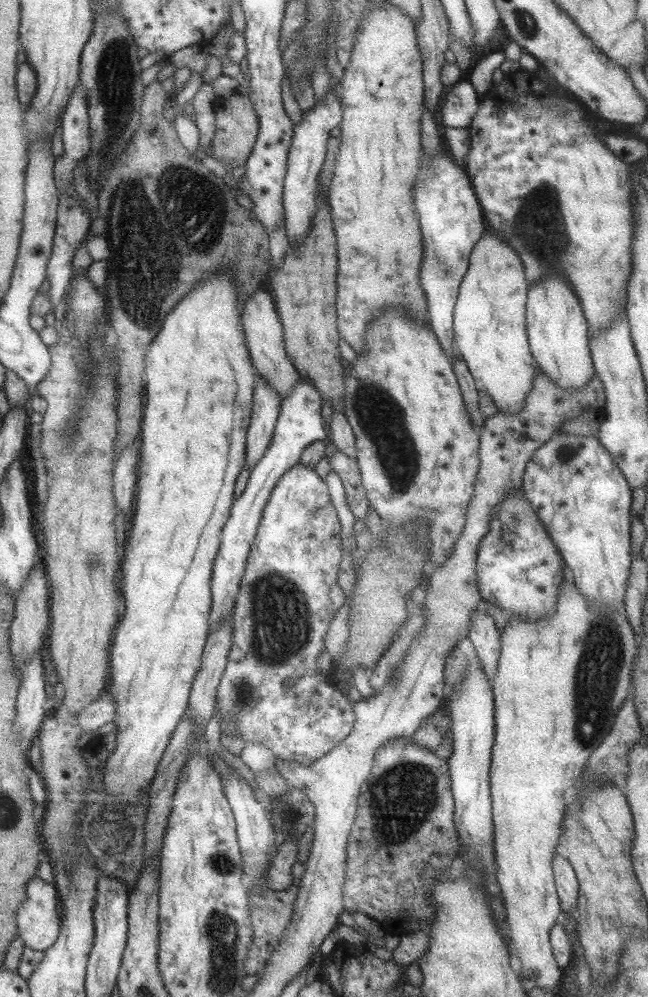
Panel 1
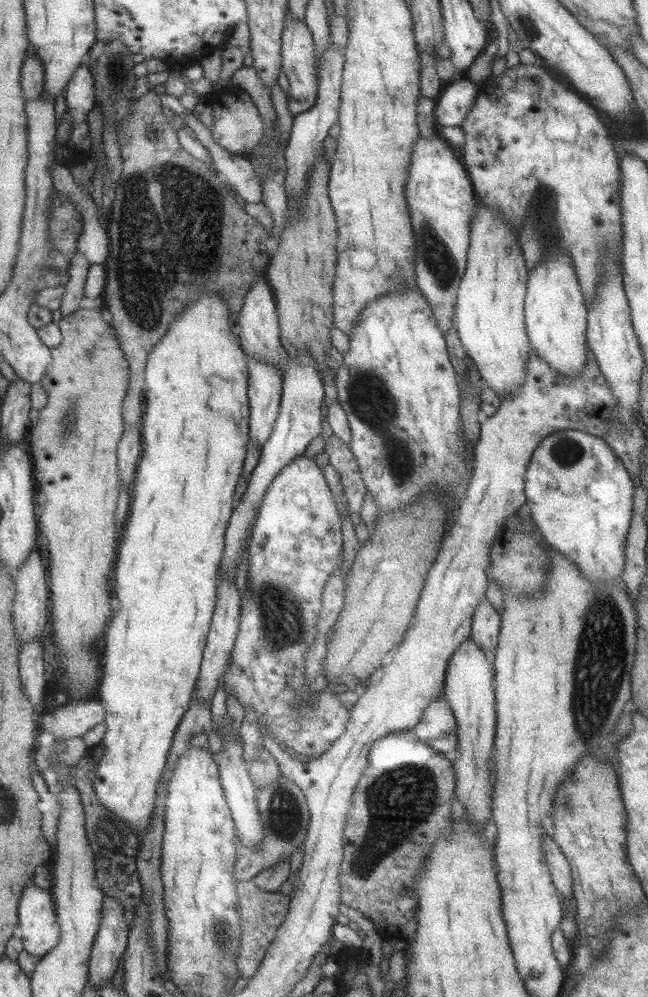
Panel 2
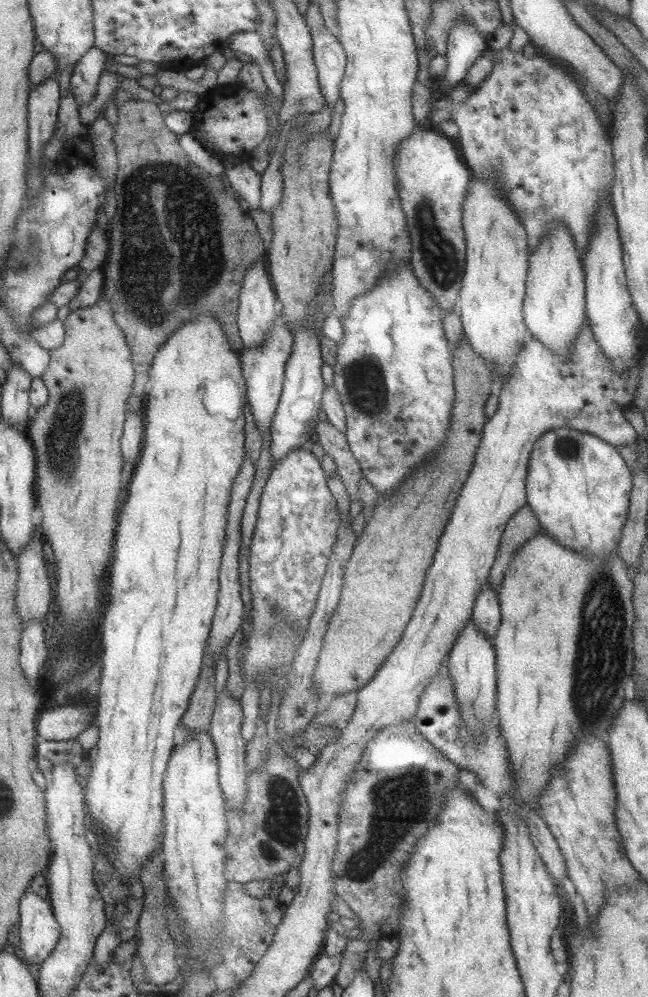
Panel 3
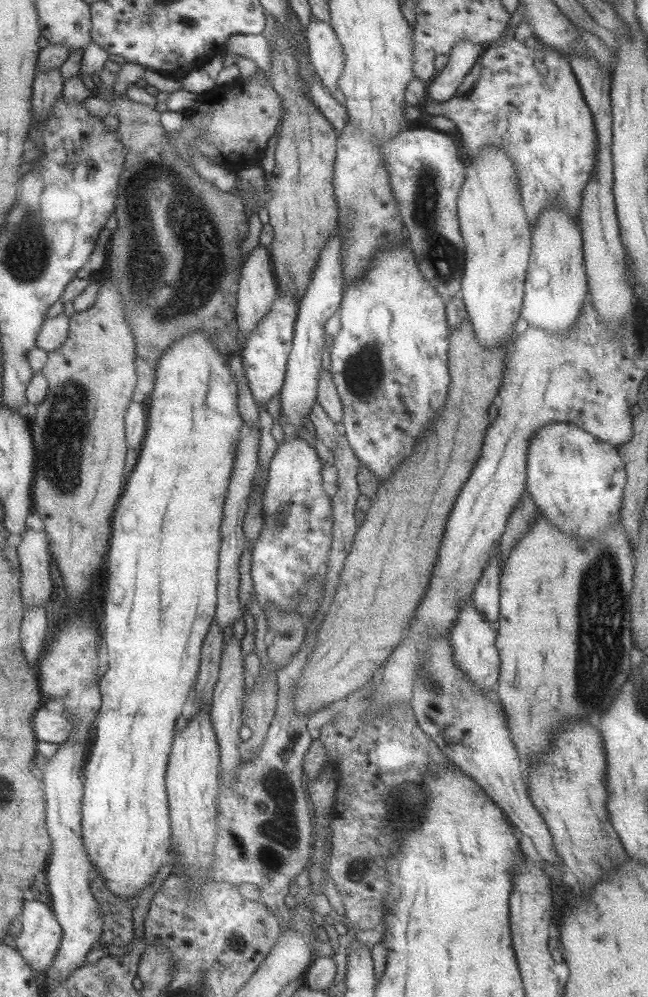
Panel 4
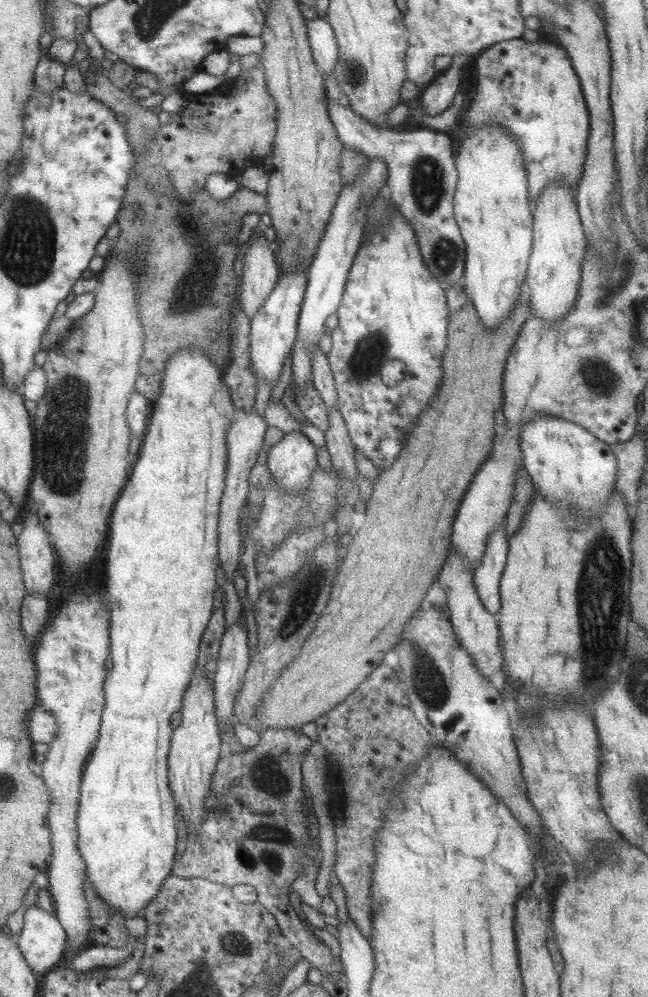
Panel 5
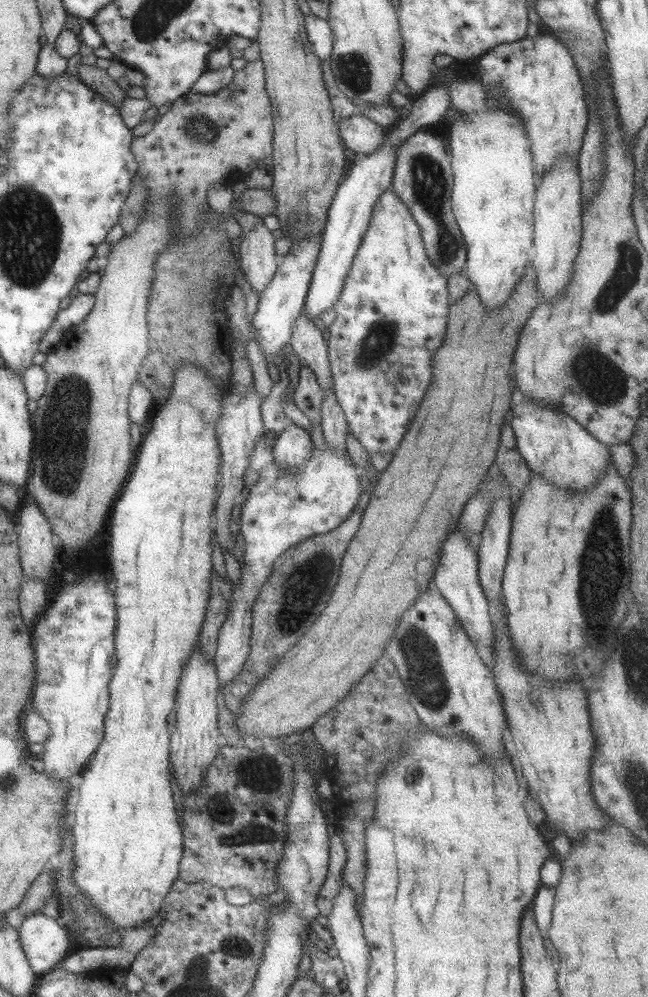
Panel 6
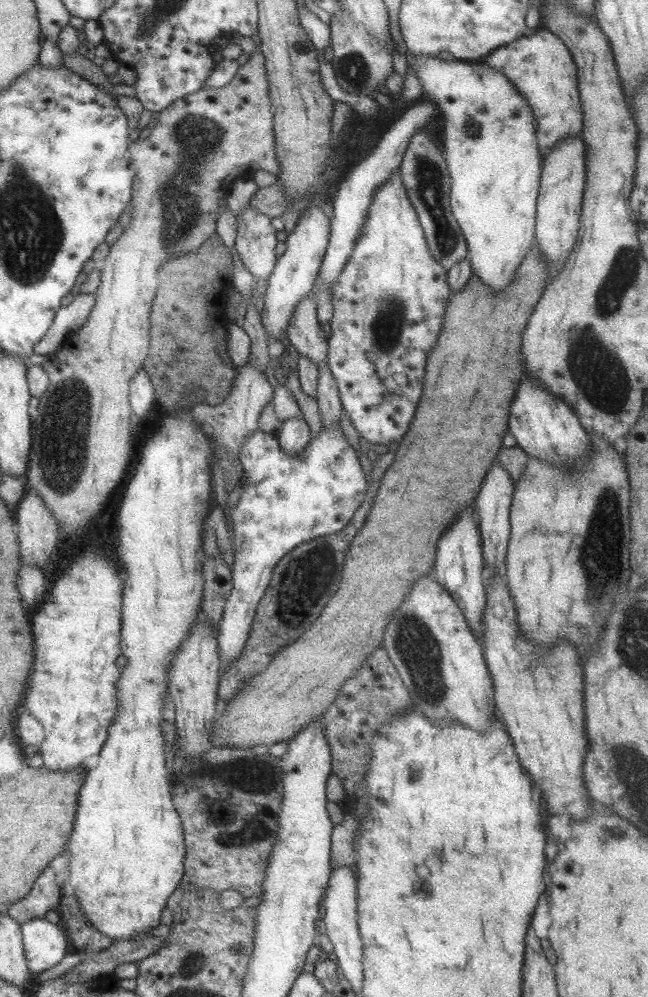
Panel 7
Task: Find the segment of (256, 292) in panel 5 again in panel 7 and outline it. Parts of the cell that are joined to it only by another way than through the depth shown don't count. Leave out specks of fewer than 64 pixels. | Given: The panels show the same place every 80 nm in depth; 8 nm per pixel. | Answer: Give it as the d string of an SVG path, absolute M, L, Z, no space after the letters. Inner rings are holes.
M247 206L236 216L235 252L255 281L267 279L274 269L276 231L270 218Z

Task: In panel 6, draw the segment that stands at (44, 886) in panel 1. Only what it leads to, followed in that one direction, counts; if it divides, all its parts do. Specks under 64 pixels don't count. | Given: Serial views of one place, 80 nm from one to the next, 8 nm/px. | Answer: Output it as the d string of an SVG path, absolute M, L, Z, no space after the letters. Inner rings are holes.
M41 913L23 920L18 937L27 962L38 977L69 955L69 929Z

